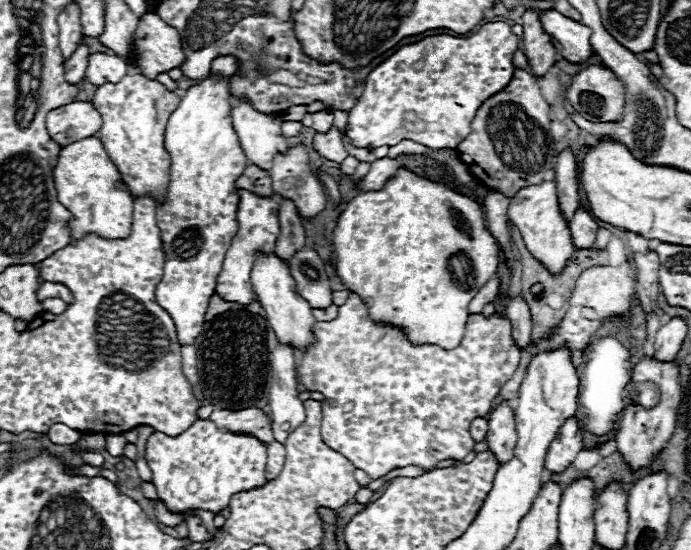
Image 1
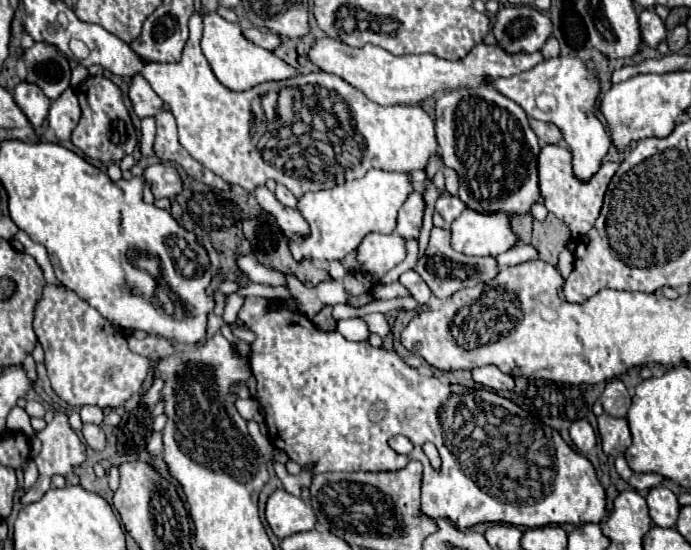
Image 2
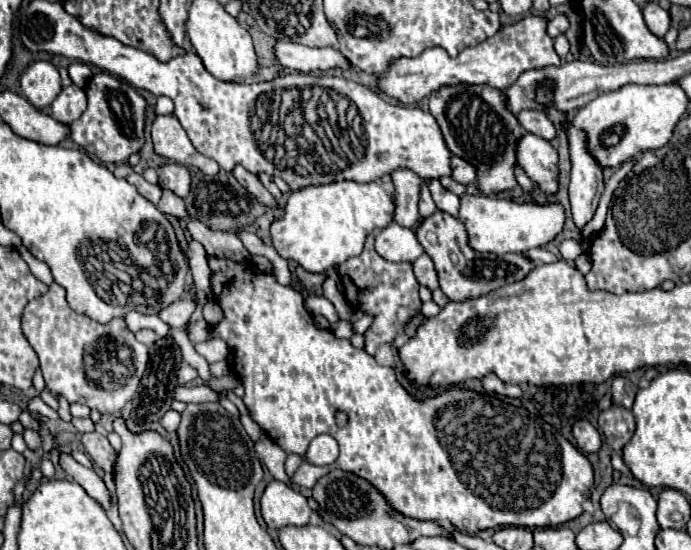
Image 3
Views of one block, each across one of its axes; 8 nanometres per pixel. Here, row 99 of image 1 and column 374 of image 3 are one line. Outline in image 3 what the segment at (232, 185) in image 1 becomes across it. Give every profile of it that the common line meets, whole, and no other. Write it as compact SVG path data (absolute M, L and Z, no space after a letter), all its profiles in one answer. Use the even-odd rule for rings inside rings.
M332 182L320 186L304 186L294 190L286 200L284 214L270 224L272 246L276 252L298 262L308 272L326 272L358 256L370 232L382 230L392 222L392 196L378 182Z

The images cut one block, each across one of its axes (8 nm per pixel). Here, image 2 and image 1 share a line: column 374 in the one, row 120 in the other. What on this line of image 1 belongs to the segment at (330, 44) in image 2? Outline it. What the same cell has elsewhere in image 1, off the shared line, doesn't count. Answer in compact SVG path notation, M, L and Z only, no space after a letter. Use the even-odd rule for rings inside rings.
M70 102L54 108L46 116L48 134L60 144L72 144L86 136L94 136L102 128L102 116L92 102Z

